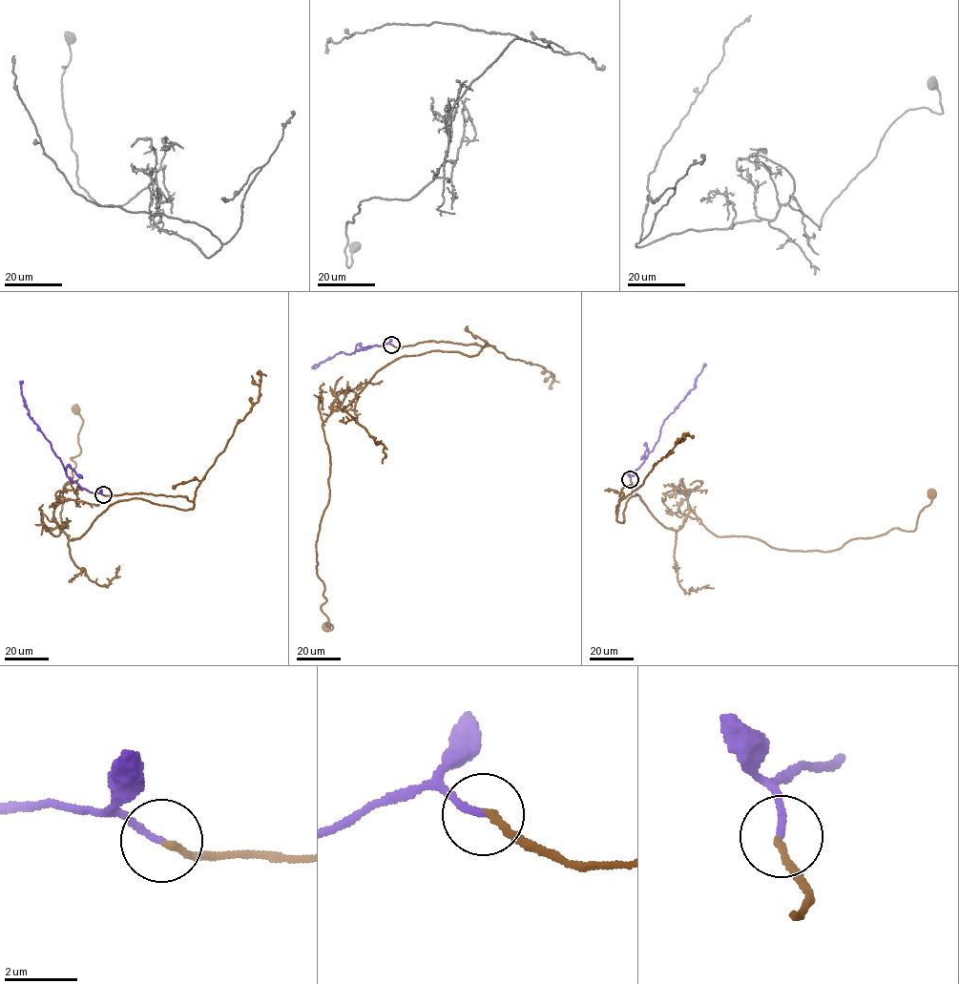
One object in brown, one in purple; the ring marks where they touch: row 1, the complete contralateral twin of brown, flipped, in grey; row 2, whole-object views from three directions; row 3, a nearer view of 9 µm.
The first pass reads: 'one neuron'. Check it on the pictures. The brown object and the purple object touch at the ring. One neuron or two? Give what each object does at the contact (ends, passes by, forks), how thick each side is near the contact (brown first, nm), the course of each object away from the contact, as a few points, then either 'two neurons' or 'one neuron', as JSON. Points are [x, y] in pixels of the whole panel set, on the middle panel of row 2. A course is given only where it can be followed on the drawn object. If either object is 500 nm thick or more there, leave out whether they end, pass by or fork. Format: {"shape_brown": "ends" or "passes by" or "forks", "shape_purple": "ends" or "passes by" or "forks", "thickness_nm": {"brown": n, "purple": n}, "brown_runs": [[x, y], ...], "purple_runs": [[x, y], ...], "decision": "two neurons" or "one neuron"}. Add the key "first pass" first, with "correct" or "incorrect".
{"first pass": "correct", "shape_brown": "ends", "shape_purple": "ends", "thickness_nm": {"brown": 190, "purple": 190}, "brown_runs": [[391, 345], [482, 347], [472, 356], [401, 356], [322, 423], [329, 490], [316, 568], [325, 628]], "purple_runs": [[391, 345], [374, 345], [349, 354], [341, 352], [317, 366], [313, 366], [315, 367]], "decision": "one neuron"}

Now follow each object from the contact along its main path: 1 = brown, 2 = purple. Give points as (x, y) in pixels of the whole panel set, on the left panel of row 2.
1: (103, 494), (194, 508), (119, 500), (77, 538), (52, 534), (80, 452), (75, 411)
2: (103, 494), (89, 492), (69, 478), (50, 443), (30, 416), (21, 393), (23, 381)

